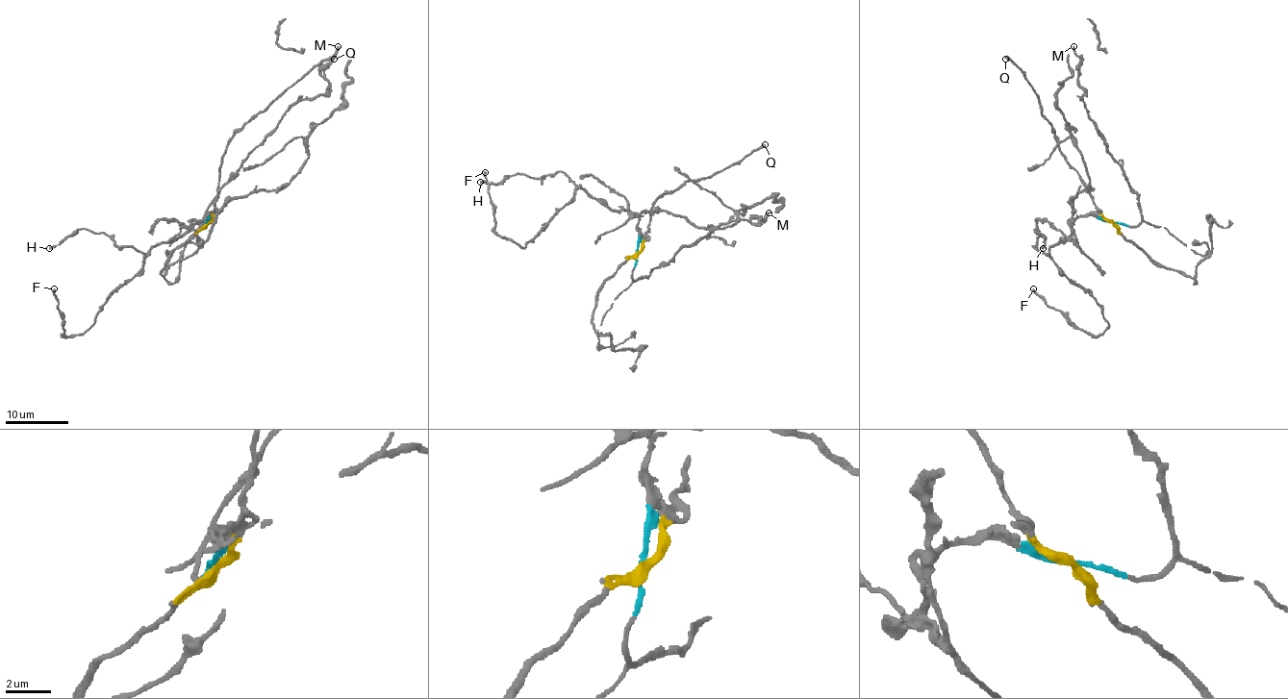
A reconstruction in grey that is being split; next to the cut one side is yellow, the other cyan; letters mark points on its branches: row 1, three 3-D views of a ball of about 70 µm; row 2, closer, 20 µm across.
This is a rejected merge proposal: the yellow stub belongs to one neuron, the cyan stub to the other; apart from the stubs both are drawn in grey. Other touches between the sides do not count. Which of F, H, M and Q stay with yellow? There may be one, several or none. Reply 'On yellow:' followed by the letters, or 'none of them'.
On yellow: Q

